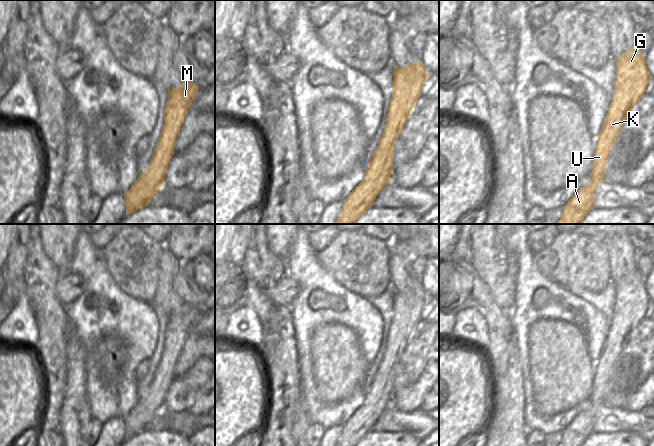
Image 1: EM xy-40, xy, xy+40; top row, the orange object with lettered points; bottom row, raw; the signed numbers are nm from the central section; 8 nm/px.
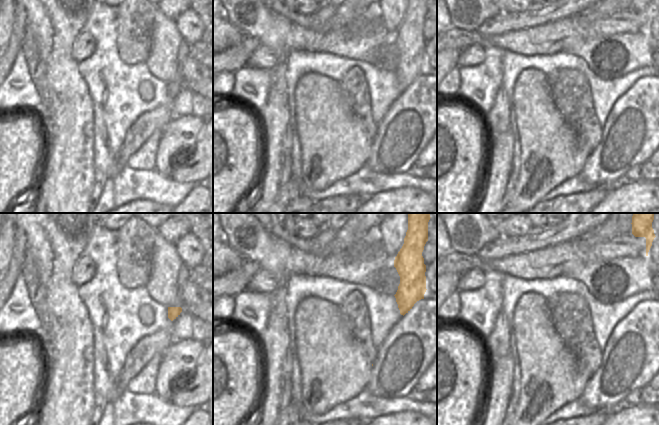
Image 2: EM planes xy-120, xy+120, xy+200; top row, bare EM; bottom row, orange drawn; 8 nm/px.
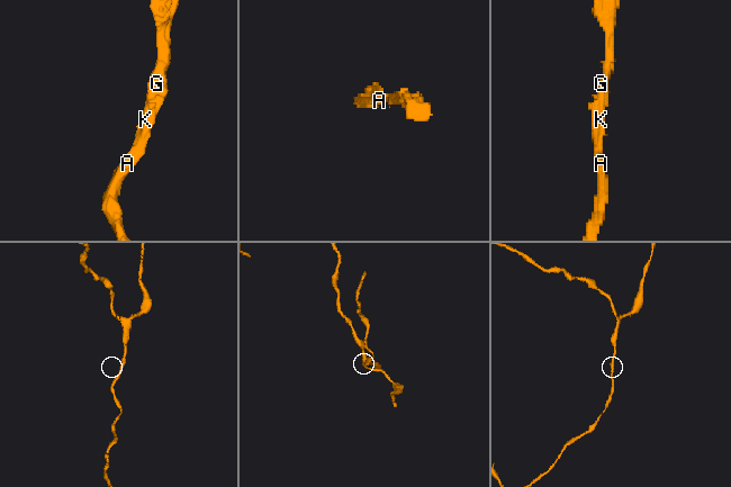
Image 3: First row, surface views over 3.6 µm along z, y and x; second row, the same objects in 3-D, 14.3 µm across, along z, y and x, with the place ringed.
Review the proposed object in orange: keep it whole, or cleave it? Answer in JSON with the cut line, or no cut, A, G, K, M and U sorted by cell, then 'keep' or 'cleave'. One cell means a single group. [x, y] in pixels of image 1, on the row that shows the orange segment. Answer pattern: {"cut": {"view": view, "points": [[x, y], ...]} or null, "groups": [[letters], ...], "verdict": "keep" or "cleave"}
{"cut": null, "groups": [["A", "G", "K", "M", "U"]], "verdict": "keep"}

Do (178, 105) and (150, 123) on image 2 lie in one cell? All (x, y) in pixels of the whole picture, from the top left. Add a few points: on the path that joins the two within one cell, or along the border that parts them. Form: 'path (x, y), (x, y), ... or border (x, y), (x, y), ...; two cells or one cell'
border (148, 112), (157, 107), (168, 107), (173, 117); two cells

